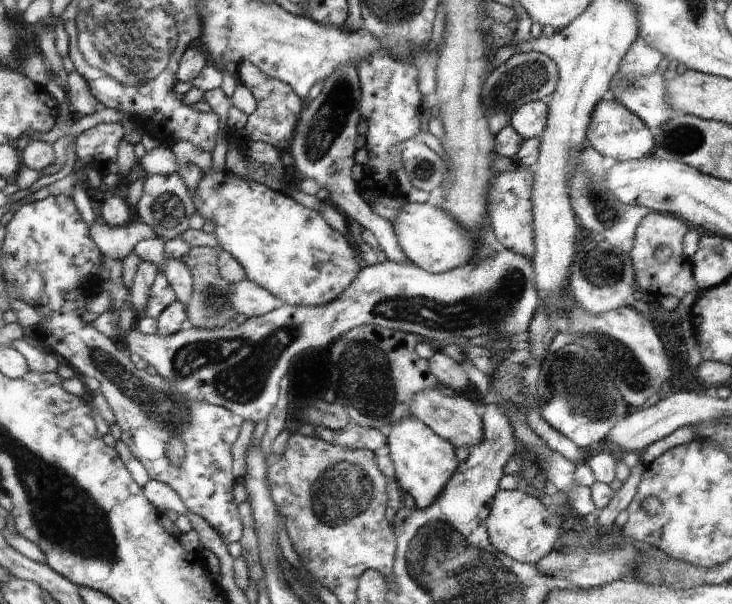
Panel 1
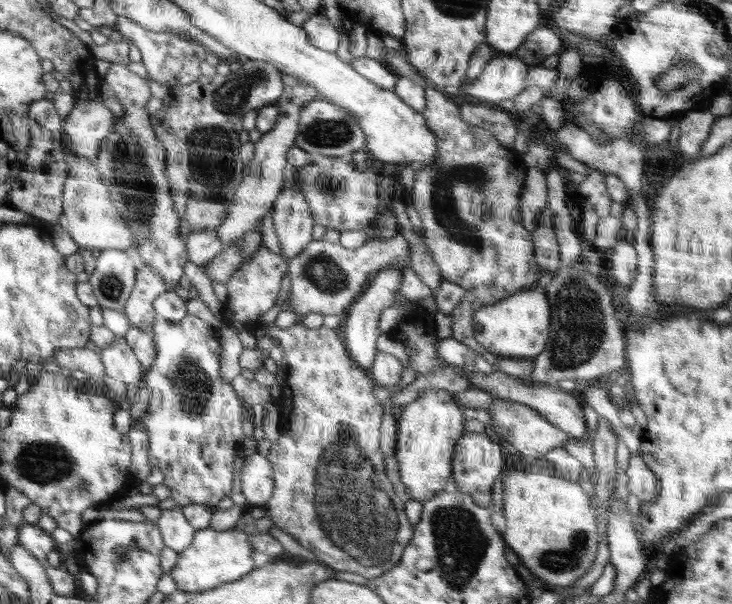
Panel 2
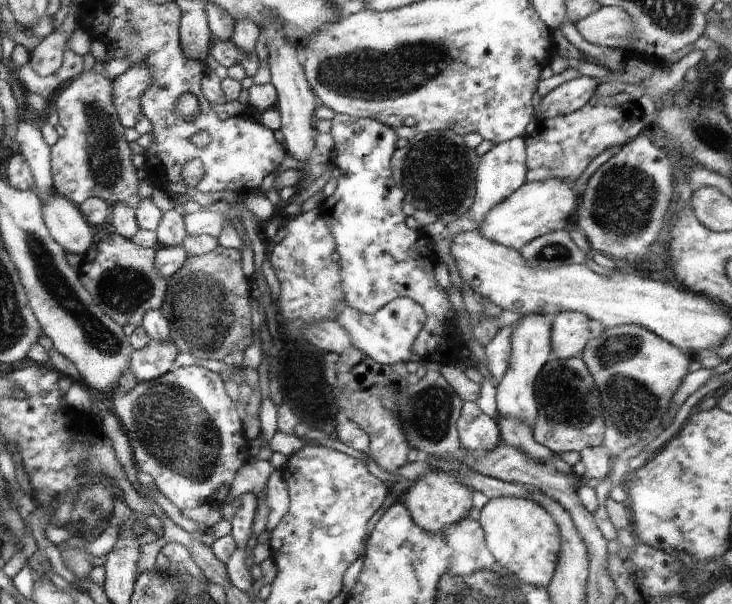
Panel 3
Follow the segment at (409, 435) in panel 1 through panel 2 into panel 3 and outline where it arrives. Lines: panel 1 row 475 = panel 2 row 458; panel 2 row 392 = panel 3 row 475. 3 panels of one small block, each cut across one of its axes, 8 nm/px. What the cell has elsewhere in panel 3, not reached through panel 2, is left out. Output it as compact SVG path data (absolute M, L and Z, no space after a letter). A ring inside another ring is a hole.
M428 472L420 480L416 480L416 483L408 484L407 489L401 494L401 501L414 524L422 530L436 534L468 518L472 508L471 492L472 490L462 486L454 476L450 476L450 473Z

